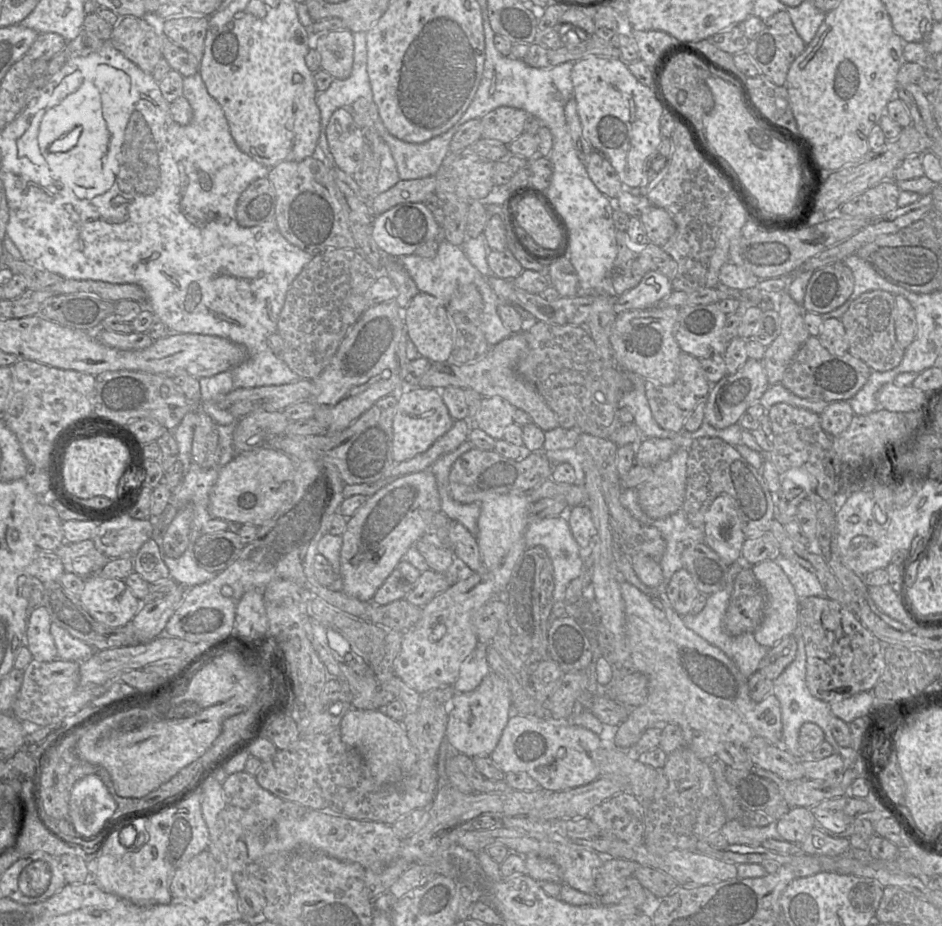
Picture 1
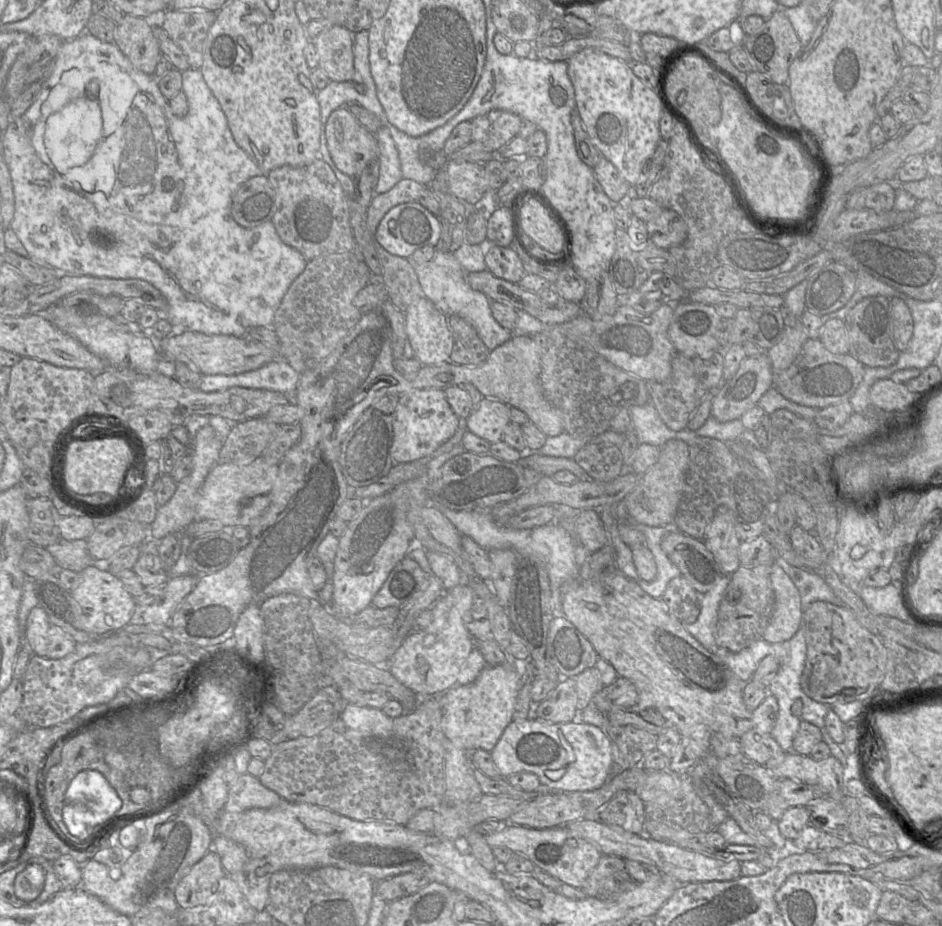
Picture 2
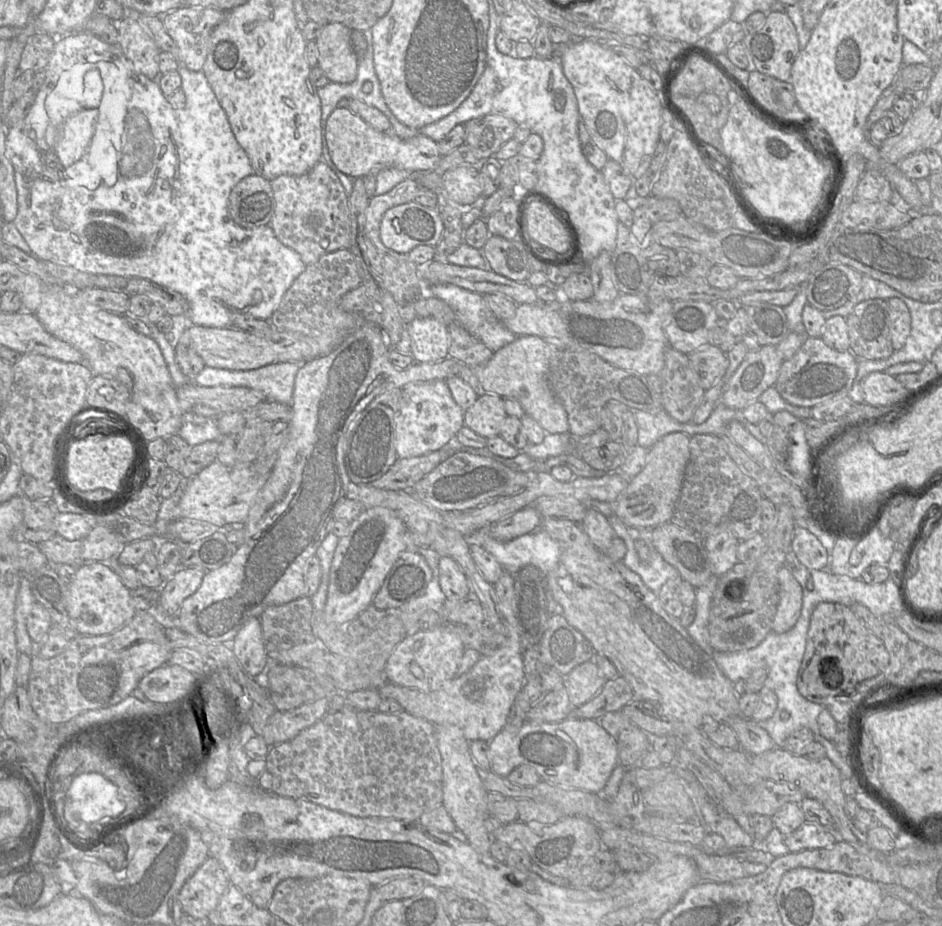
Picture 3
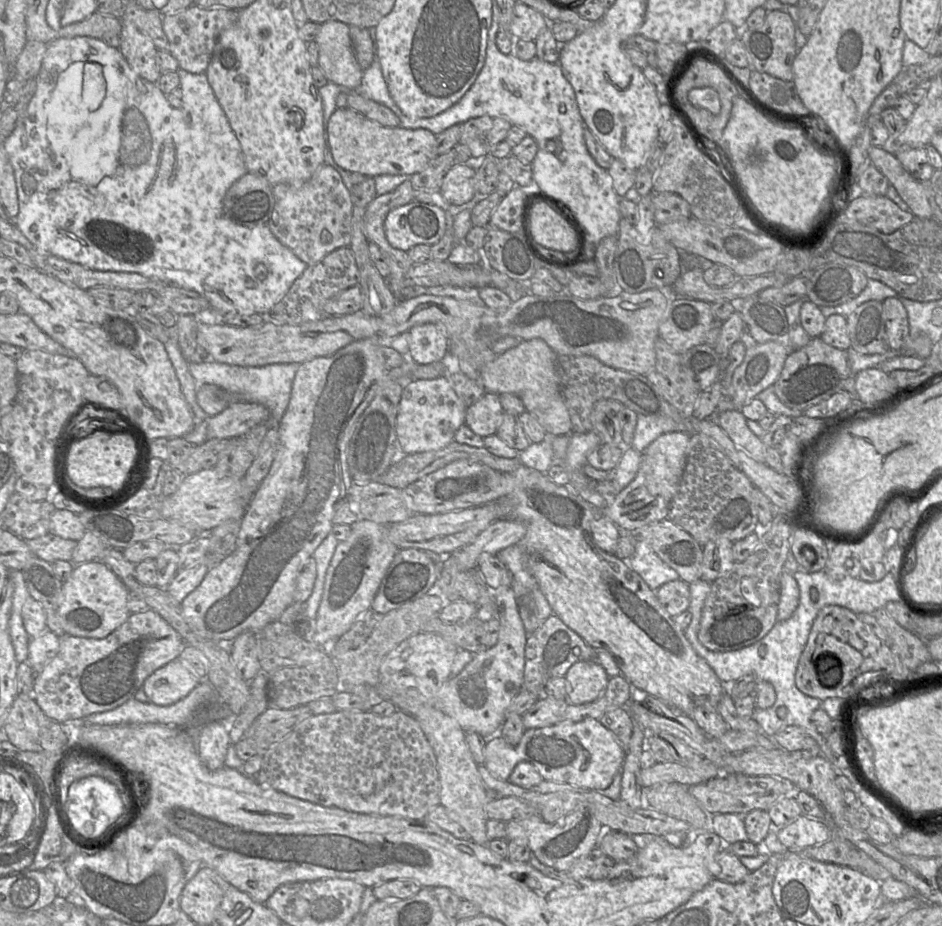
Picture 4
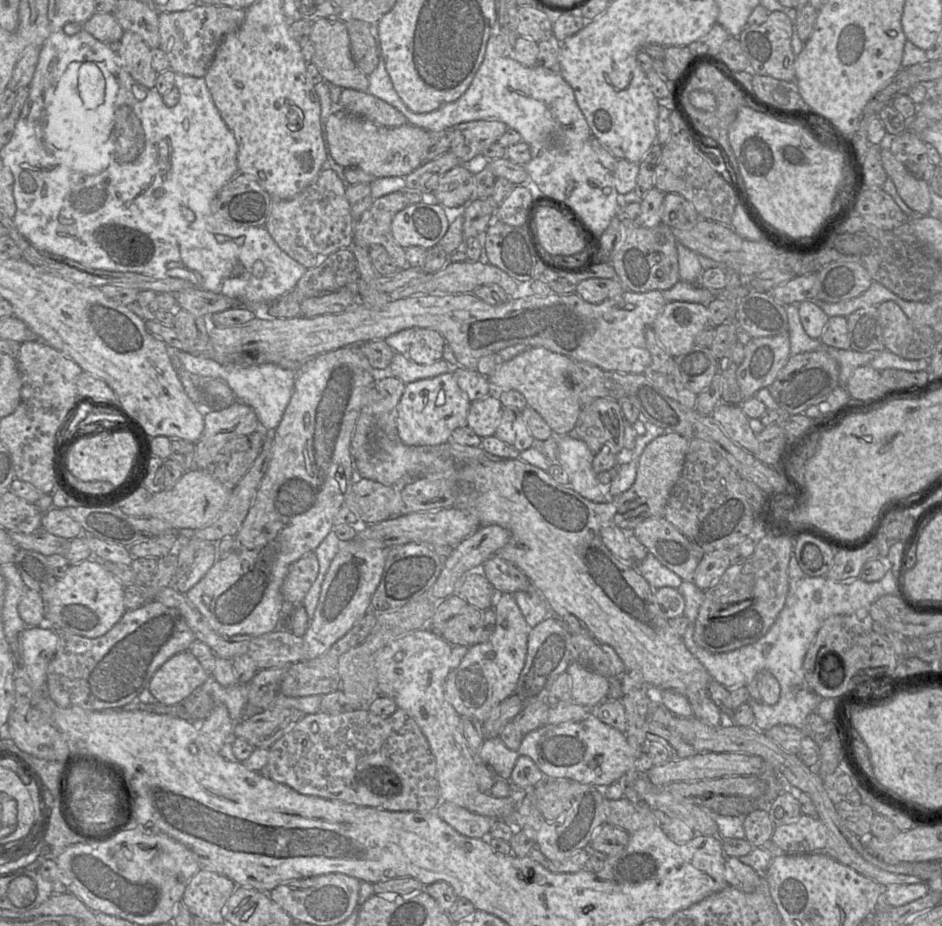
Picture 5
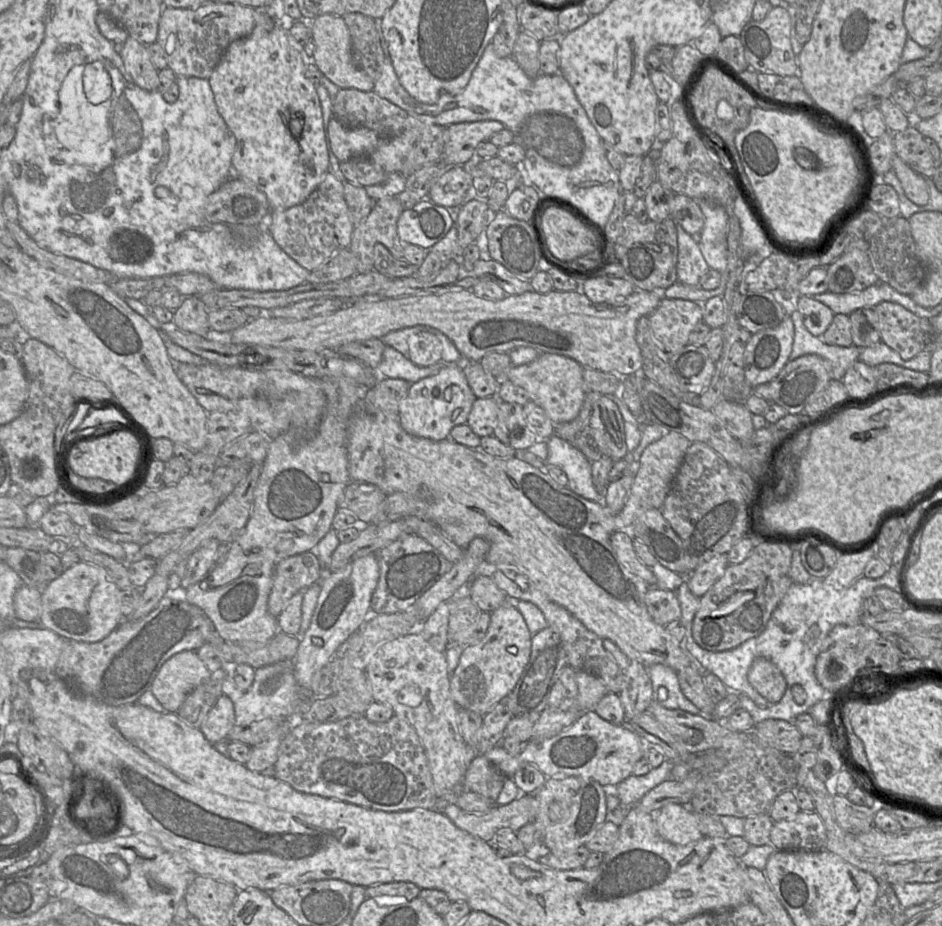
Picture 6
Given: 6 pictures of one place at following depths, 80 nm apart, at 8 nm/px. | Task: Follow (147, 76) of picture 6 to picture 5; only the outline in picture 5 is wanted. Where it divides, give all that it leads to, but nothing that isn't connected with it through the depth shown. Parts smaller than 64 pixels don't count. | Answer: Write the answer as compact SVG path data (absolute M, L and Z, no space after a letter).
M124 31L117 52L130 75L147 88L155 88L158 73L152 66L151 48L136 33Z

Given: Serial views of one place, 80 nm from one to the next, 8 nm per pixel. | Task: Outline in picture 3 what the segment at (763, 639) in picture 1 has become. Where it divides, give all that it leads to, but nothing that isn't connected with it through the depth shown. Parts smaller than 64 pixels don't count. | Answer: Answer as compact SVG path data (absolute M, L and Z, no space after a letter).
M783 566L779 569L779 602L772 622L772 632L781 634L790 630L797 622L802 608L802 588L791 571Z

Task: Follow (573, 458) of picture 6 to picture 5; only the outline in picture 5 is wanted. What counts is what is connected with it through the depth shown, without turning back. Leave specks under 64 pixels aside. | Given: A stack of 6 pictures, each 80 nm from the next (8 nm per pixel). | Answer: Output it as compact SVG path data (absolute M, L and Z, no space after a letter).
M557 435L557 463L566 471L569 486L584 498L604 503L611 498L602 488L592 469L594 454L582 440L567 435Z

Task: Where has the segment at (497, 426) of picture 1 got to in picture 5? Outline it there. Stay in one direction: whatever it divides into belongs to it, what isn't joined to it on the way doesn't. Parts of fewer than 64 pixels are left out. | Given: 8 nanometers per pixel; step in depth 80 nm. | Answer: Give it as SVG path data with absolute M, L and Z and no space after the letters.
M498 390L481 400L471 402L467 425L481 438L495 435L503 406Z

